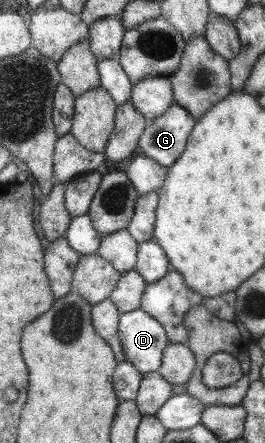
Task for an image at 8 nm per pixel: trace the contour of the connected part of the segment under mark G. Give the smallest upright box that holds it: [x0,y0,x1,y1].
[141,103,197,168]

